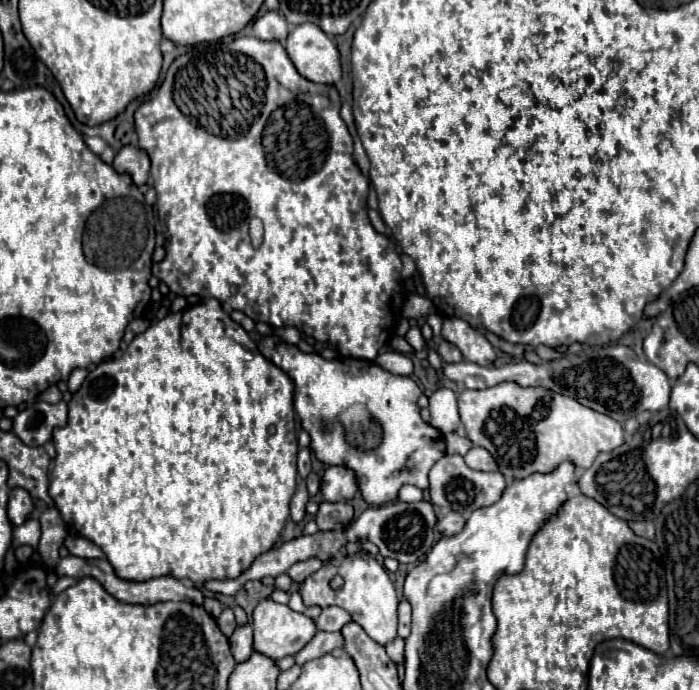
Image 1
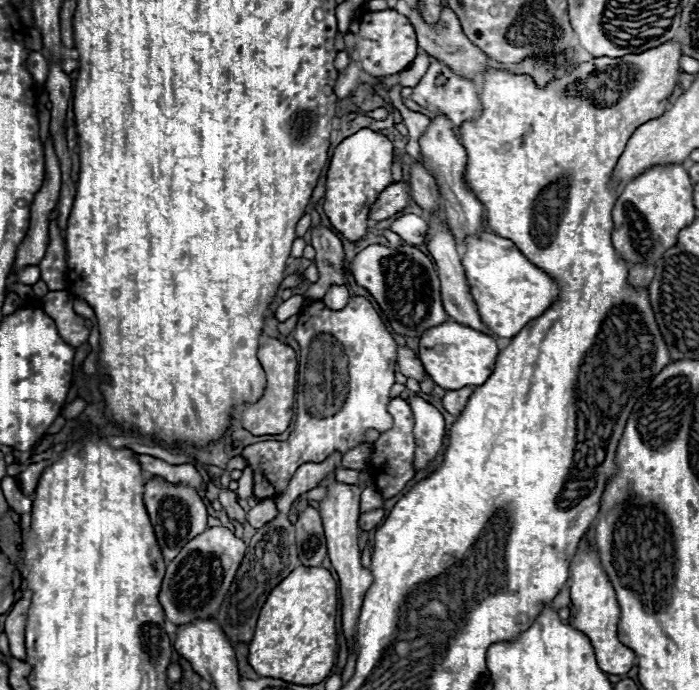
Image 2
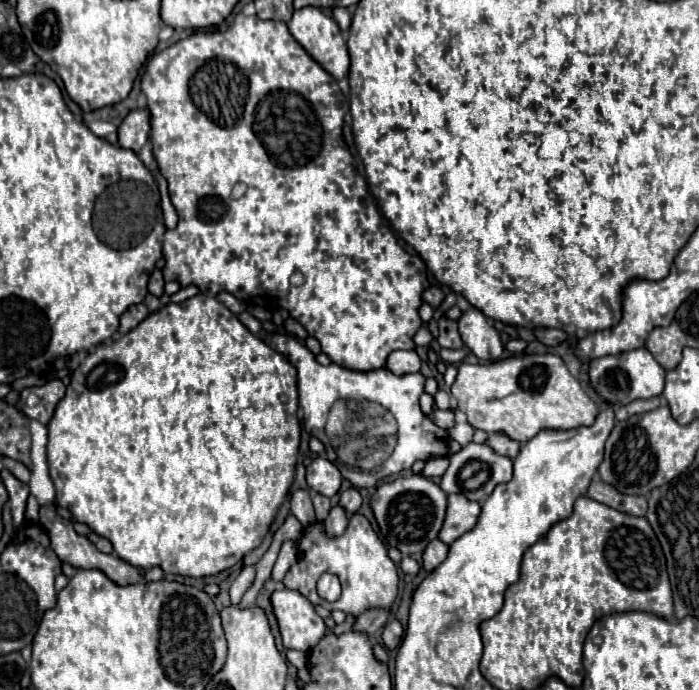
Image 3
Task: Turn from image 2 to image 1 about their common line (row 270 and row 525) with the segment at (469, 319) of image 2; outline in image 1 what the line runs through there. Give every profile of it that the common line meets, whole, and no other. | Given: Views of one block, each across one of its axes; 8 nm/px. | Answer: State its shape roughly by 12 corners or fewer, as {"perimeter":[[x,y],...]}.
{"perimeter":[[448,512],[438,522],[442,536],[454,536],[466,520],[460,512]]}

